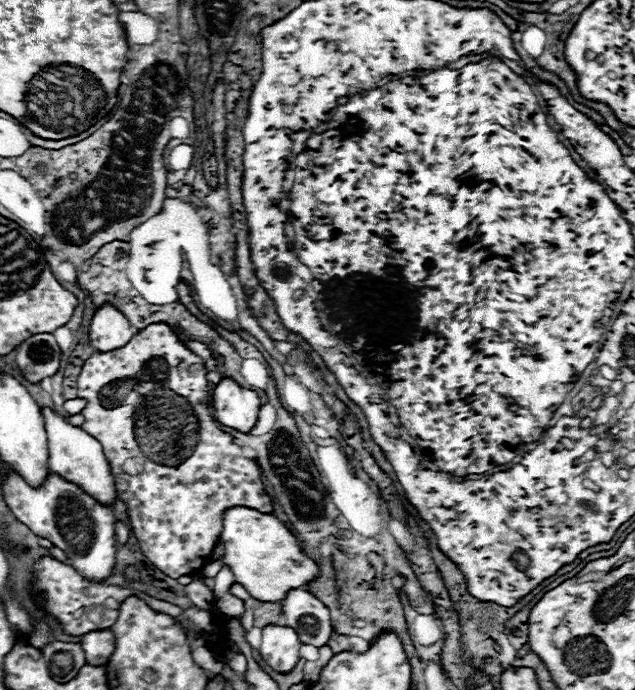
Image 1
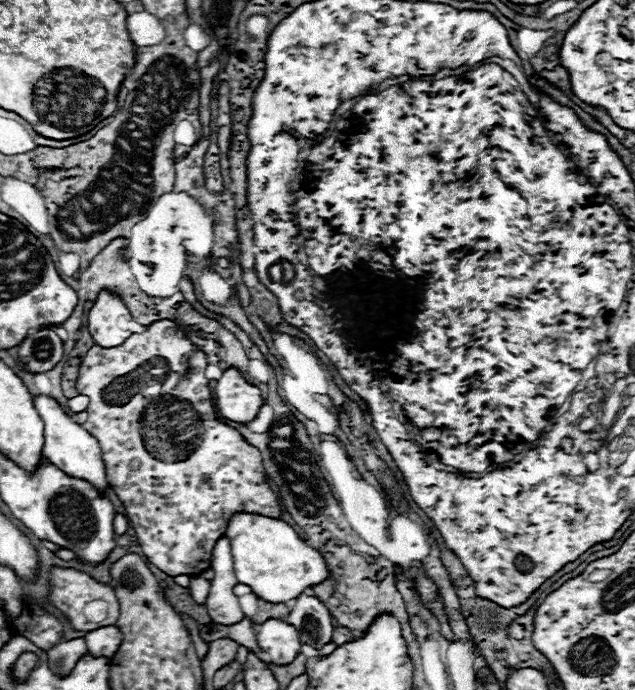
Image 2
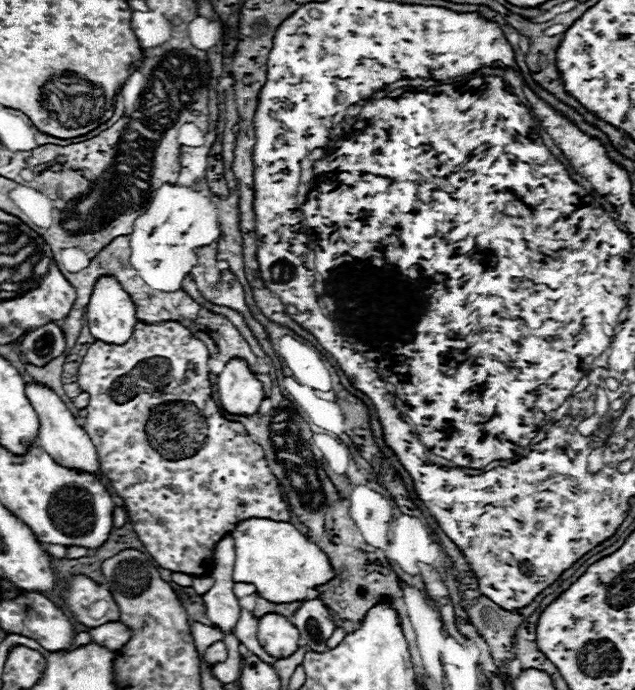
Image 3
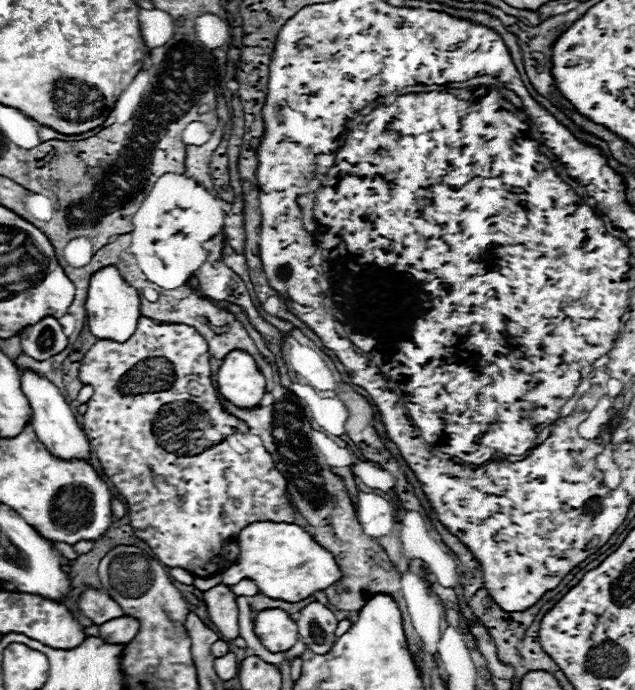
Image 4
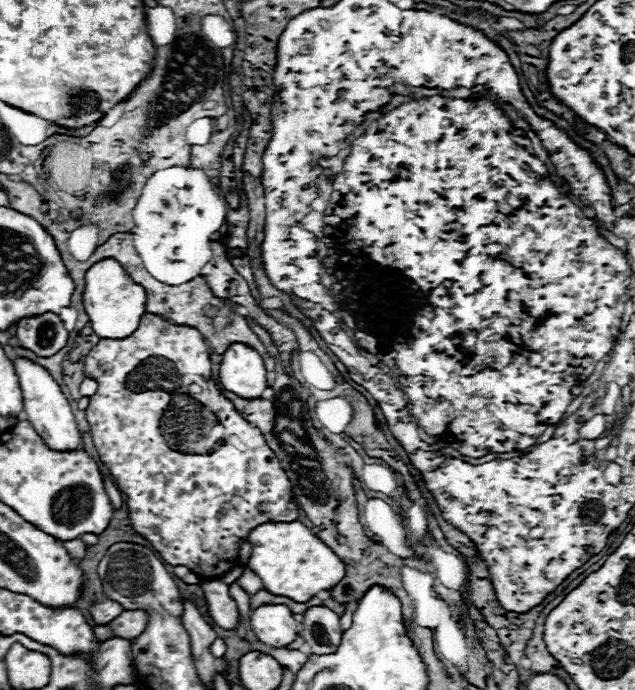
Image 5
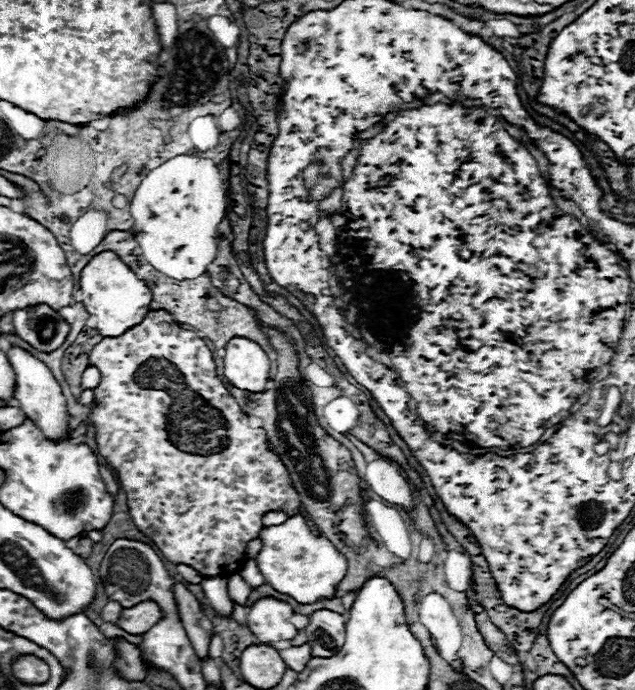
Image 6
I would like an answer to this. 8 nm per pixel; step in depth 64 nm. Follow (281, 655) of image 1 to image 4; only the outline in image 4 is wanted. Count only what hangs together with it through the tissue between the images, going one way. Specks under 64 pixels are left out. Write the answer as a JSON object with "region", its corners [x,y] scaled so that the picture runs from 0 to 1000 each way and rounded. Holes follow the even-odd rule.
{"region":[[[419,881],[403,887],[400,916],[425,945],[447,945],[469,928],[466,901],[441,881]]]}

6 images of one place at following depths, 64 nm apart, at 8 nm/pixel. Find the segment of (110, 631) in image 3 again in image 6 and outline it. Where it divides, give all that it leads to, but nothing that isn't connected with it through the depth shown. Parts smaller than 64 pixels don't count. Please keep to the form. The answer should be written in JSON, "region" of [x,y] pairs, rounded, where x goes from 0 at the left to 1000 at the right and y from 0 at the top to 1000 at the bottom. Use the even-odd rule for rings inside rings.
{"region":[[[243,870],[220,872],[208,881],[195,881],[189,890],[189,910],[198,913],[202,919],[227,919],[233,916],[243,904],[249,904],[258,896],[255,881]]]}

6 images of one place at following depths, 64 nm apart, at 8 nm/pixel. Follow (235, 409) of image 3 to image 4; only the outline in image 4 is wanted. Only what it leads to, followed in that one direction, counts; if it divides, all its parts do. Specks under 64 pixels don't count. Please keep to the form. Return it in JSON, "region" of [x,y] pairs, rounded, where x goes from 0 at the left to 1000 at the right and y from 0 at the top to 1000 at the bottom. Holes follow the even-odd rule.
{"region":[[[365,507],[346,530],[343,565],[365,586],[394,591],[409,586],[409,577],[419,568],[419,551],[391,510]]]}

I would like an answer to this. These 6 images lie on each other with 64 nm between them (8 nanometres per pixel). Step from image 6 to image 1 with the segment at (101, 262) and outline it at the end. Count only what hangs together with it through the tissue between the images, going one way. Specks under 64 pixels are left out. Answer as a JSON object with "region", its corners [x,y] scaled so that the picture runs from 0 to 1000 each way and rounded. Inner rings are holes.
{"region":[[[167,438],[164,443],[151,446],[139,484],[148,507],[170,510],[202,499],[202,493],[211,487],[211,478],[205,475],[202,461],[186,446]]]}

